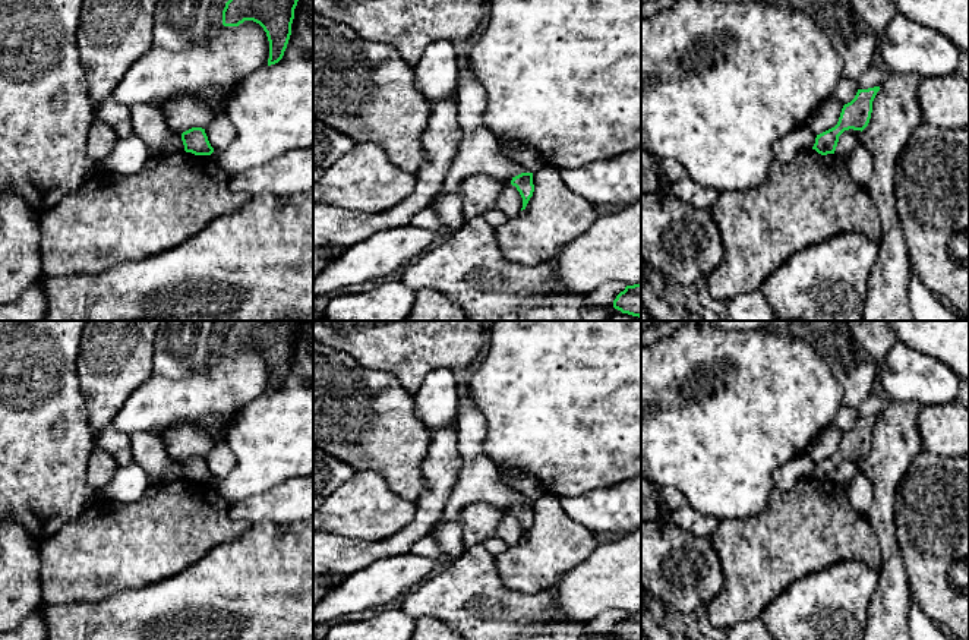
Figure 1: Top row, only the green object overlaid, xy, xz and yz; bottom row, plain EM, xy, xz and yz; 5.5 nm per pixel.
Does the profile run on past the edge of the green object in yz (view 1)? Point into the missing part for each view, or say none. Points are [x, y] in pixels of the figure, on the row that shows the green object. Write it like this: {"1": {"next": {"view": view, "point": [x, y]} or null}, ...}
{"1": {"next": null}}

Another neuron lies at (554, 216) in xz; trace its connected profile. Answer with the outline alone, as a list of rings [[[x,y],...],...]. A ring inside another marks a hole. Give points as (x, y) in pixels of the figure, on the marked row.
[[[543,165],[533,173],[534,192],[527,206],[514,218],[495,227],[499,252],[504,259],[530,267],[550,259],[558,250],[584,233],[602,209],[572,193],[564,185],[559,170]]]

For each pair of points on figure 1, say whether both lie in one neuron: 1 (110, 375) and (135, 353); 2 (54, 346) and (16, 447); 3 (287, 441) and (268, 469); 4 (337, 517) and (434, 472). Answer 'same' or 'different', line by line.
1: same
2: same
3: same
4: different

